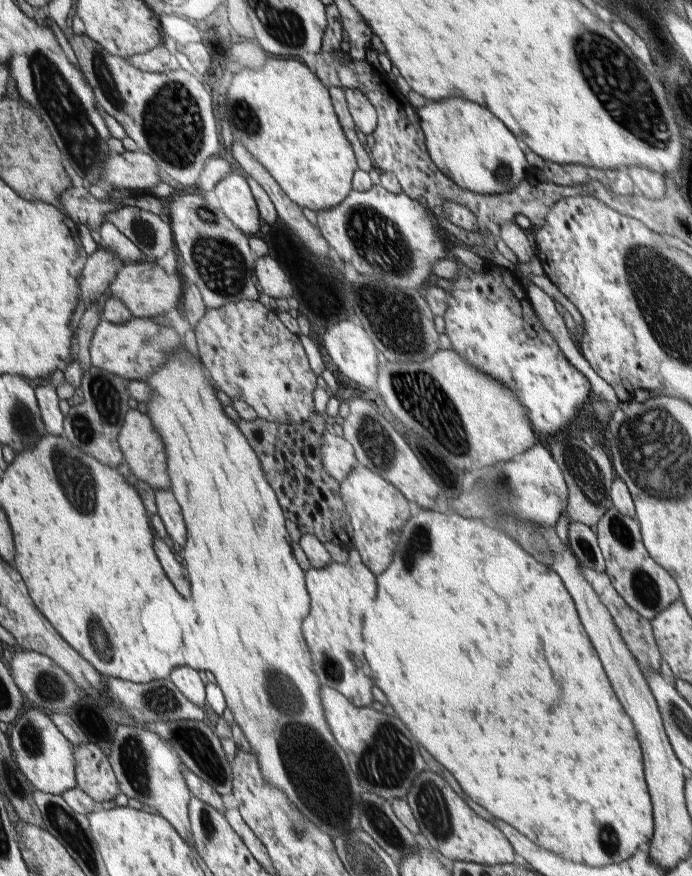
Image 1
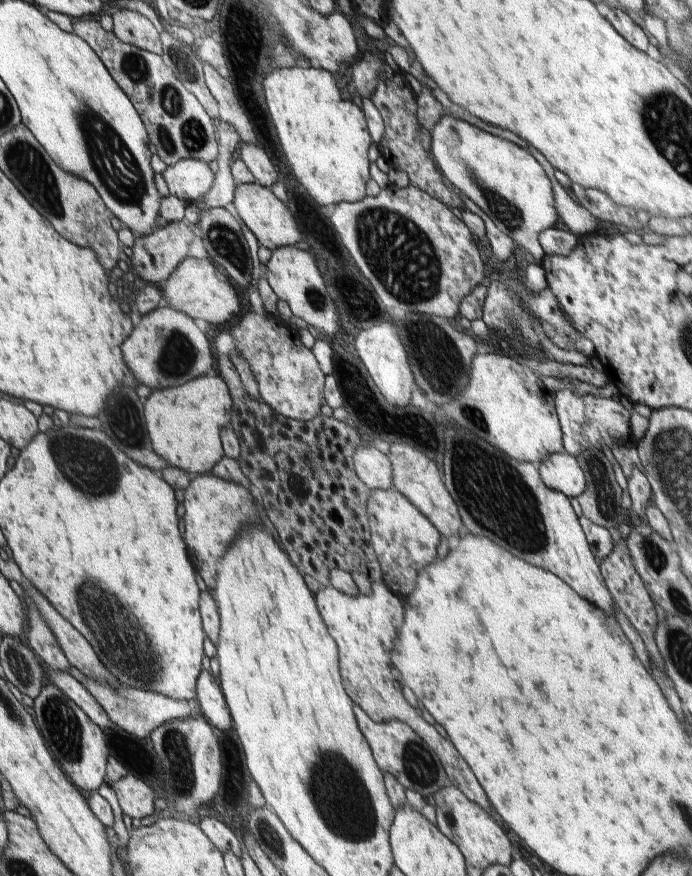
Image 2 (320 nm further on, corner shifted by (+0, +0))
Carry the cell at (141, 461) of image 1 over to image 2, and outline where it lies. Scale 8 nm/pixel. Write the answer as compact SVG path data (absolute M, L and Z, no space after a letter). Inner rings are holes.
M209 373L190 380L178 388L152 392L146 410L146 430L154 452L170 467L180 468L190 476L205 475L220 462L223 452L222 431L231 424L234 398L227 382L218 373Z

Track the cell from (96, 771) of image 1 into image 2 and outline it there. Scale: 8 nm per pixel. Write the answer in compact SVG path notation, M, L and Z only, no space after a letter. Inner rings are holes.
M127 773L118 782L109 784L116 794L122 812L141 822L142 818L154 815L156 796L146 782L138 780L132 773Z

